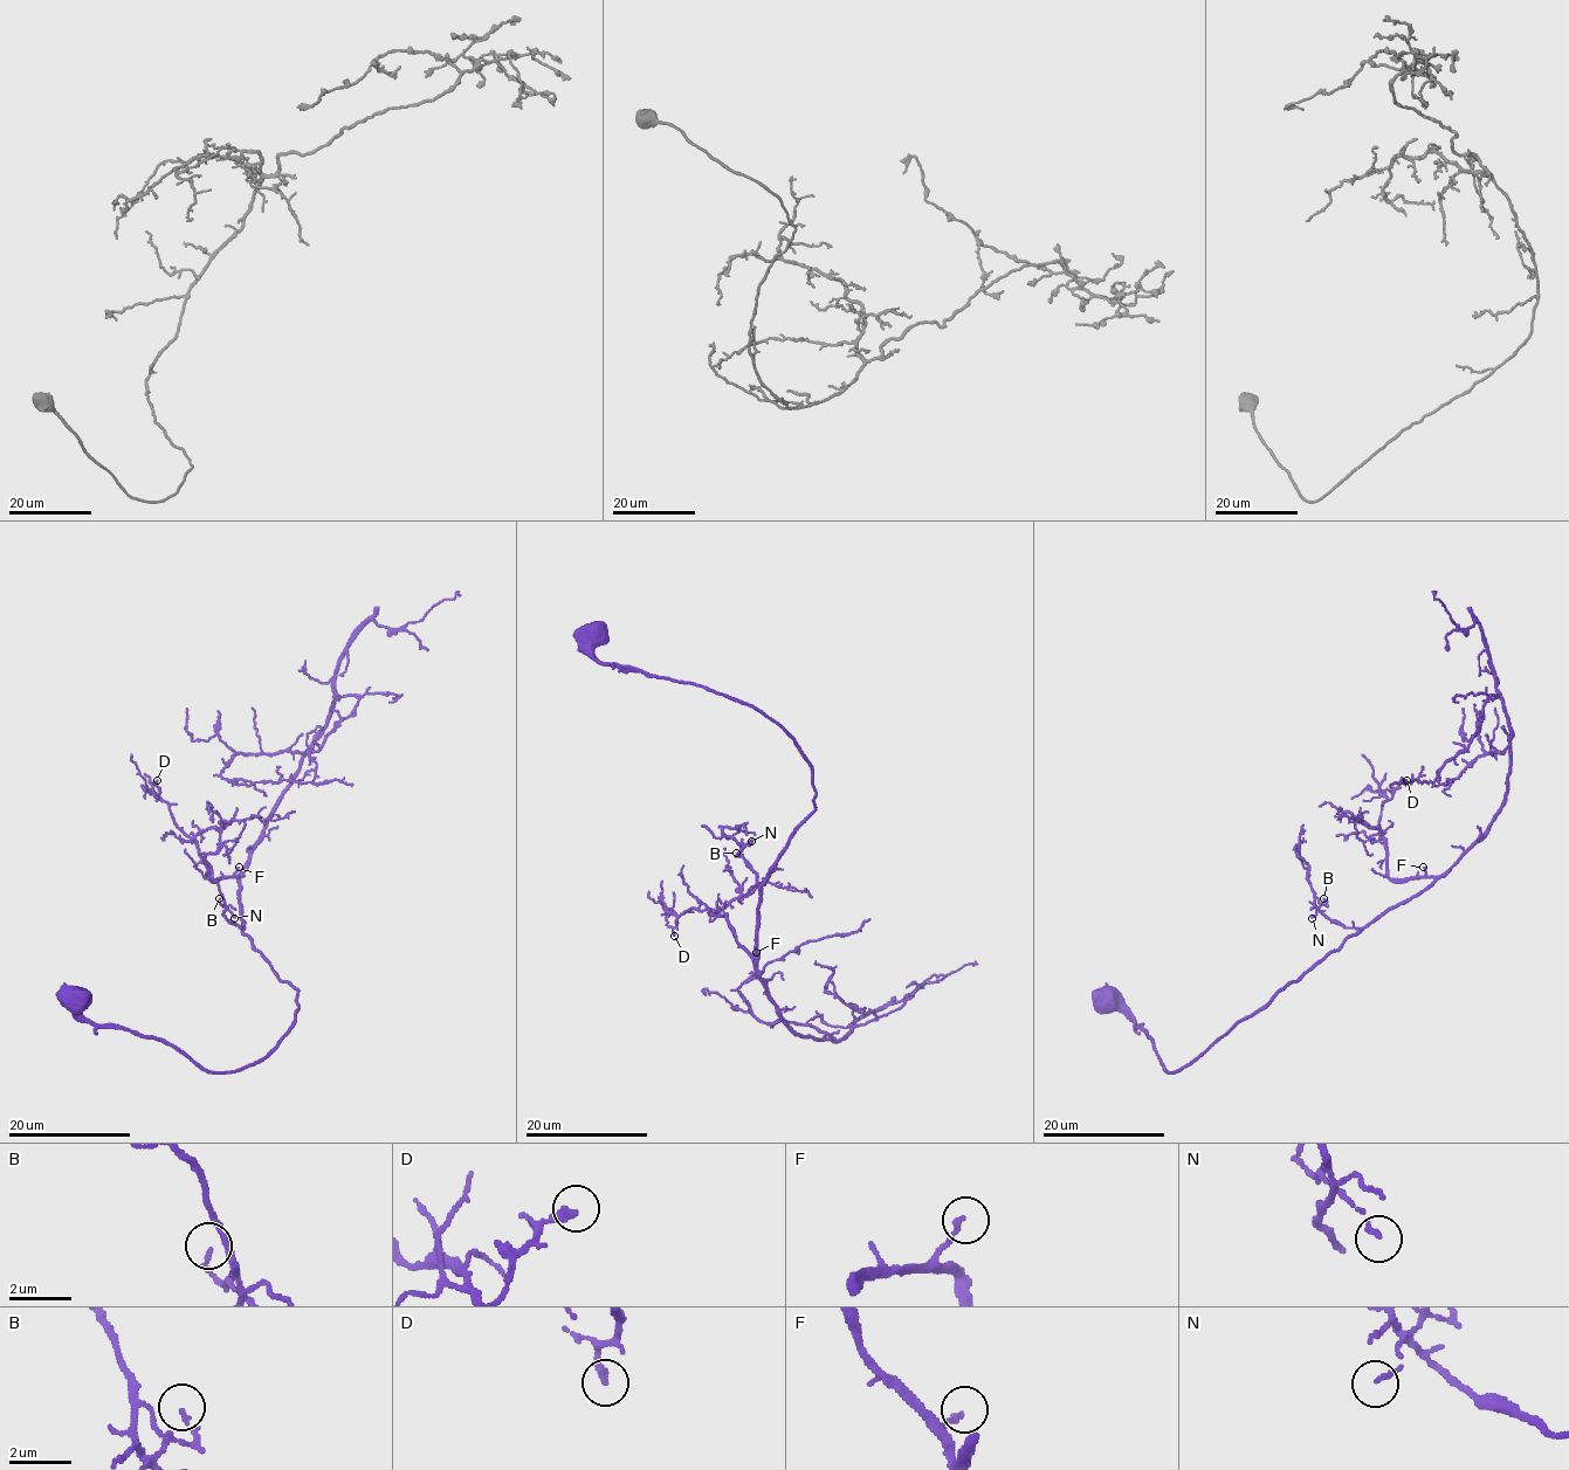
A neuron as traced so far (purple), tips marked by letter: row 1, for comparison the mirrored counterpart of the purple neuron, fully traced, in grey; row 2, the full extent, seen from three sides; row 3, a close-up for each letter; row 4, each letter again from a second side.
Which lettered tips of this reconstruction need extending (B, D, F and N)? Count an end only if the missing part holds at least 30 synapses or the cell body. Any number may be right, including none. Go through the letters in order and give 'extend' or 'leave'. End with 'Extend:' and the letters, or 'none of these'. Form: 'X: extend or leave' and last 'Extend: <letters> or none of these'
B: leave
D: leave
F: leave
N: leave
Extend: none of these

